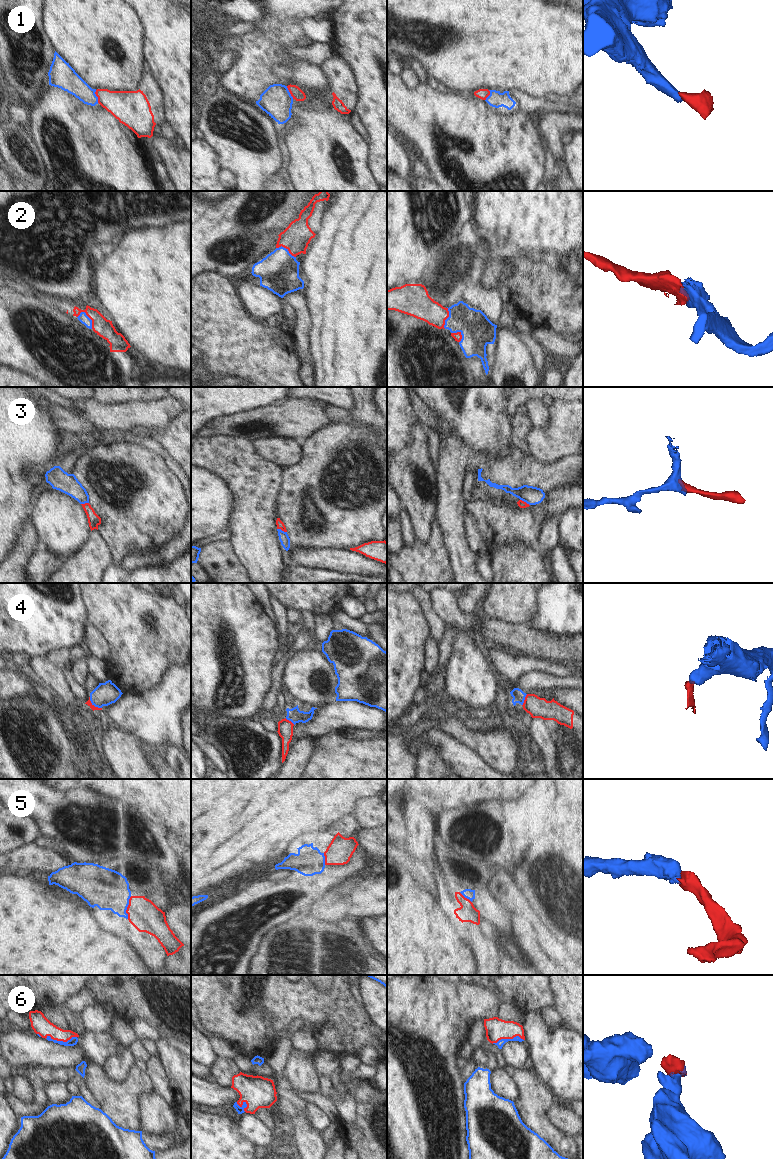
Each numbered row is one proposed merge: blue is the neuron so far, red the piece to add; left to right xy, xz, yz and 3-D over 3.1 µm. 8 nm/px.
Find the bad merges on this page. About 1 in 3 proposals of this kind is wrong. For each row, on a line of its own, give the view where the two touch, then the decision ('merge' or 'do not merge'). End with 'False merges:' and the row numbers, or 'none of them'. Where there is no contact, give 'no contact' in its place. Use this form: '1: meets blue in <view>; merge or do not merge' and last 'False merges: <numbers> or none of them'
1: meets blue in xy; do not merge
2: meets blue in xy; merge
3: meets blue in xz; do not merge
4: meets blue in xy; merge
5: meets blue in xy; merge
6: meets blue in xy; merge
False merges: 1, 3

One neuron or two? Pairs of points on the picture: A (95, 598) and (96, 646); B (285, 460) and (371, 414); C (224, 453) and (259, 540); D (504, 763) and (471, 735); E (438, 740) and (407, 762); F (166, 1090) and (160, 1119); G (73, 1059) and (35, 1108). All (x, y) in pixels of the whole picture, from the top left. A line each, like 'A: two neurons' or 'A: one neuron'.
A: two neurons
B: two neurons
C: one neuron
D: one neuron
E: two neurons
F: two neurons
G: two neurons

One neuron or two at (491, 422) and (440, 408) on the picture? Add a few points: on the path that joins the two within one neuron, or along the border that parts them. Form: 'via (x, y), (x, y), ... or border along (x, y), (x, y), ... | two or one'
via (478, 416), (460, 415), (453, 410) | one

